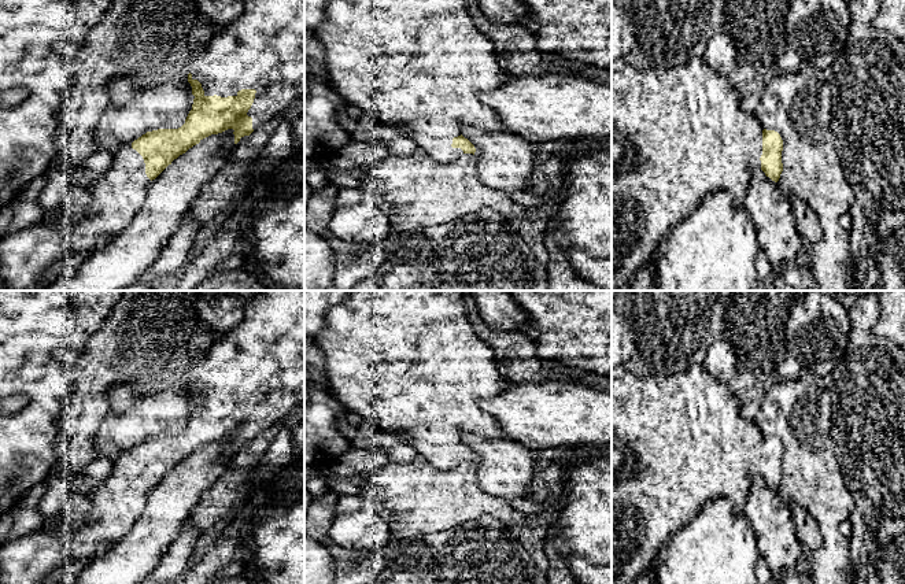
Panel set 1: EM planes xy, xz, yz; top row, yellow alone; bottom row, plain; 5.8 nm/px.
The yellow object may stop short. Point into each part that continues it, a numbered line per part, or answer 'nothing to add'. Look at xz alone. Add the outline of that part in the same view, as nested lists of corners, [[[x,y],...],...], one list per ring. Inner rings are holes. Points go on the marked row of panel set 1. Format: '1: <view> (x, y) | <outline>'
1: xz (423, 65) | [[[332,0],[326,7],[324,21],[313,32],[326,52],[326,70],[335,92],[343,101],[372,114],[381,123],[400,126],[431,159],[451,162],[462,155],[463,151],[452,148],[451,144],[454,137],[462,134],[463,126],[474,126],[484,132],[507,130],[496,112],[481,103],[480,96],[503,86],[510,75],[500,69],[494,42],[473,23],[468,0]]]

